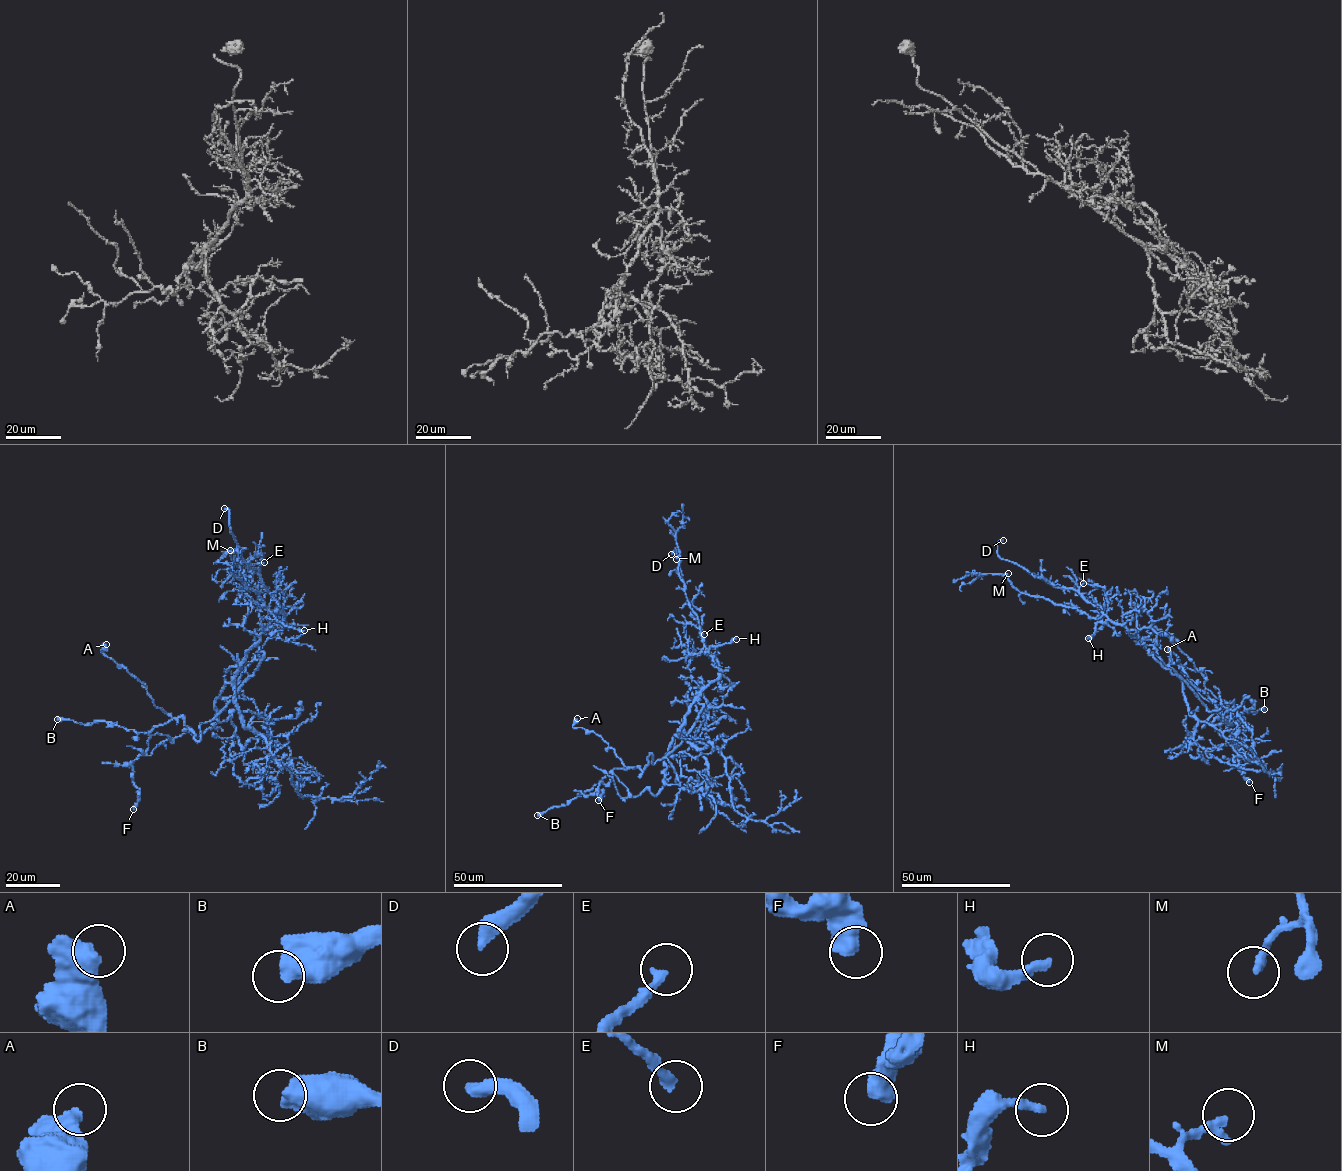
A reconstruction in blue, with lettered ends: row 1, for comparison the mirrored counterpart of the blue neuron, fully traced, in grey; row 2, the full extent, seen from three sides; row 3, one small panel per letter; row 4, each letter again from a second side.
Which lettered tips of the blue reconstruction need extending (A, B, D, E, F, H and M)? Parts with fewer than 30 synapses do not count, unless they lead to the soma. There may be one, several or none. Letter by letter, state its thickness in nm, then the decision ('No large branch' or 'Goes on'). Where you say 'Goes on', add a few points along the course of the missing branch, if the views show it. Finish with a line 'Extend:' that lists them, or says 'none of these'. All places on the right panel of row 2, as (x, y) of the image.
A: Thickness 650 nm. No large branch
B: Thickness 650 nm. No large branch
D: Thickness 400 nm. Goes on. Course of what is missing: (1003, 540), (1007, 538), (1000, 535), (1013, 532), (1016, 518)
E: Thickness 280 nm. Goes on. Course of what is missing: (1083, 583), (1089, 575), (1116, 572)
F: Thickness 600 nm. No large branch
H: Thickness 260 nm. Goes on. Course of what is missing: (1088, 638), (1088, 634), (1098, 634), (1103, 639), (1091, 628), (1082, 629)
M: Thickness 260 nm. No large branch
Extend: D, E, H

